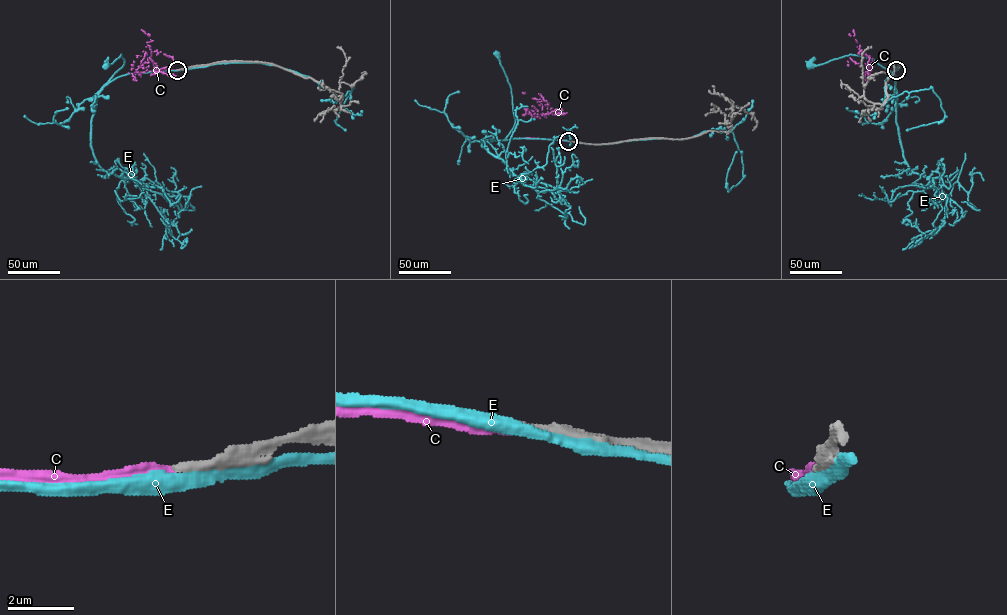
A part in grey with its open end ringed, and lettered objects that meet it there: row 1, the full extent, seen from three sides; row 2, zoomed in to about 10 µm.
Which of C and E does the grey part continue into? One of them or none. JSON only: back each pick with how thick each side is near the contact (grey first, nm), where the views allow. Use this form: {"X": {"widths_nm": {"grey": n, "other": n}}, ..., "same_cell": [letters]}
{"same_cell": []}

